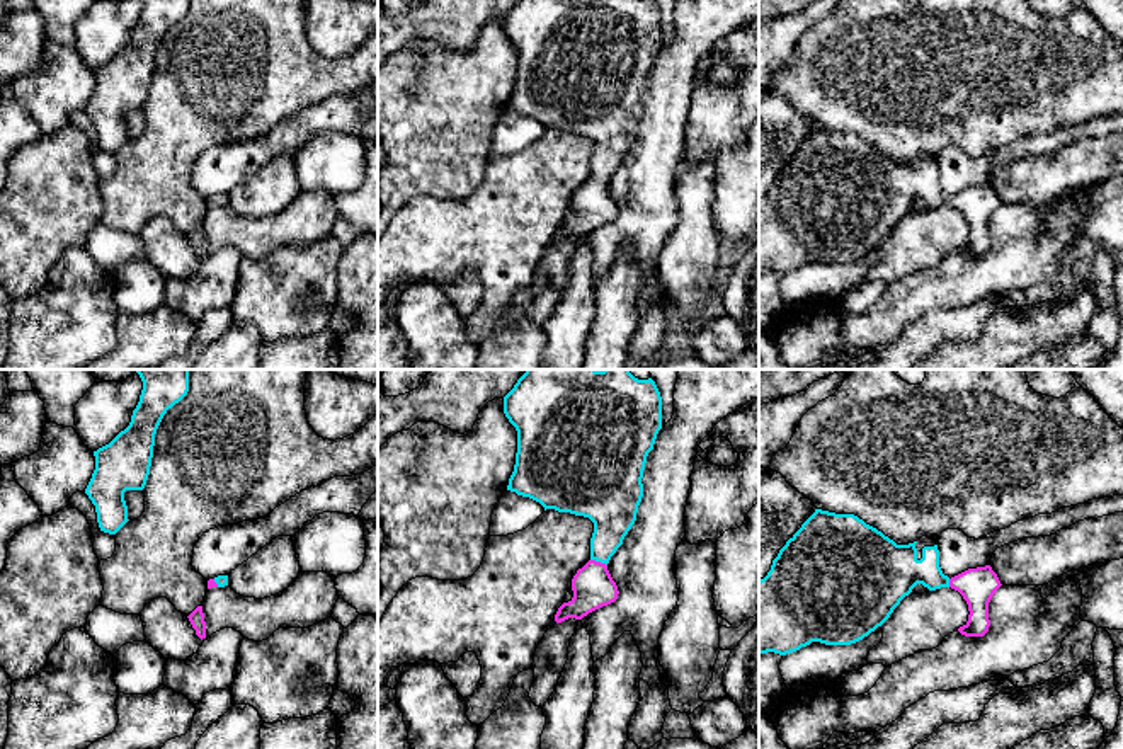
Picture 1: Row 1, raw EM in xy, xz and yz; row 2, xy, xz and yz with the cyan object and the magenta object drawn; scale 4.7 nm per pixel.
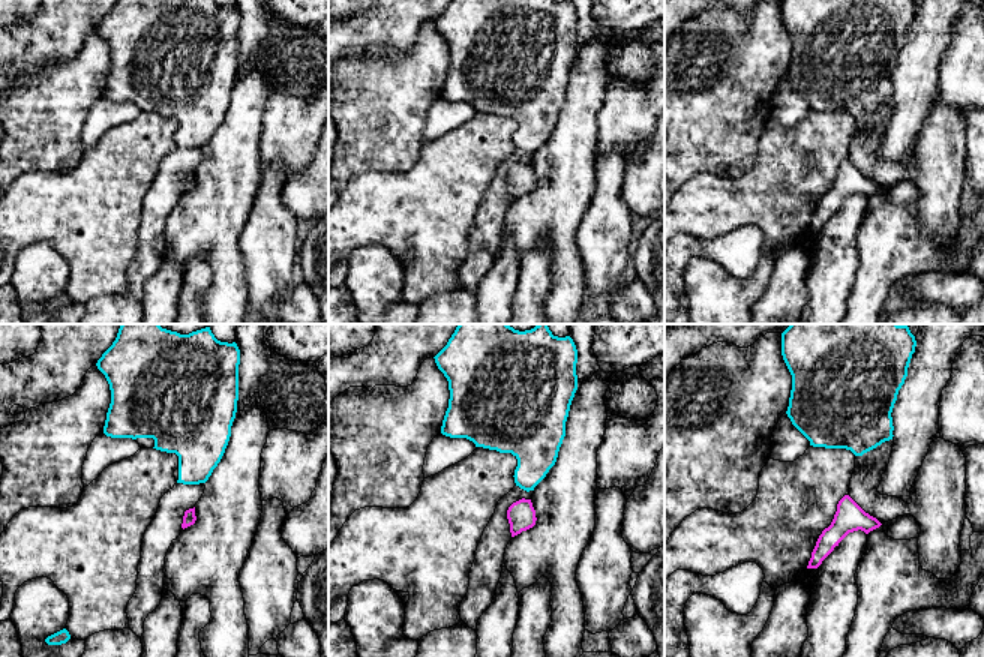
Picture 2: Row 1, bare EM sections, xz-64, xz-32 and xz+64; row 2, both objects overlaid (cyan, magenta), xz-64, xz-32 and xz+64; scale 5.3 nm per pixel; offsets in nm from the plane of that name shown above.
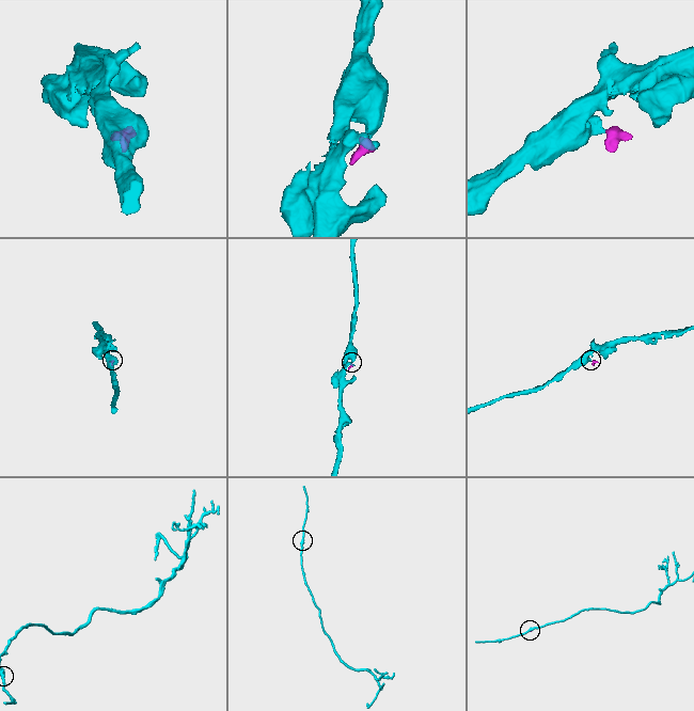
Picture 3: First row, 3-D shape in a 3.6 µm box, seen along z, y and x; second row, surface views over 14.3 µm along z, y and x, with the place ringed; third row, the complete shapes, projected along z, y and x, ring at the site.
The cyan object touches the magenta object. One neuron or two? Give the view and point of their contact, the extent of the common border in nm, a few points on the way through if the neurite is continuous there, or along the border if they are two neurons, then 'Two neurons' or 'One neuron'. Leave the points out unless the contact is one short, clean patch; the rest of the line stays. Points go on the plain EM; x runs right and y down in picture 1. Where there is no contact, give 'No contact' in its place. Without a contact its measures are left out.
Touches cyan at xz (599, 179). Shared border 90 nm. Path across: xz (613, 128), (611, 145), (599, 179), (592, 205). One neuron

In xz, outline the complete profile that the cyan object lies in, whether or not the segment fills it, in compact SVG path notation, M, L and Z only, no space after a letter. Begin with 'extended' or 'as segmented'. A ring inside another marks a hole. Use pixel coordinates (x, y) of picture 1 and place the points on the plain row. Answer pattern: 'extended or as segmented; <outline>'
extended; M517 0L504 15L504 32L517 49L517 71L507 109L594 141L590 179L572 197L573 216L555 240L582 238L618 218L607 182L636 140L643 89L662 48L655 0Z

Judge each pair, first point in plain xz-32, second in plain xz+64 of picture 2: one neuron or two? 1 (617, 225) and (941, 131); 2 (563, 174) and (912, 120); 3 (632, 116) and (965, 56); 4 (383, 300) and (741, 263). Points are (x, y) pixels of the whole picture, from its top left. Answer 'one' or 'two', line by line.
1: one
2: one
3: one
4: two

